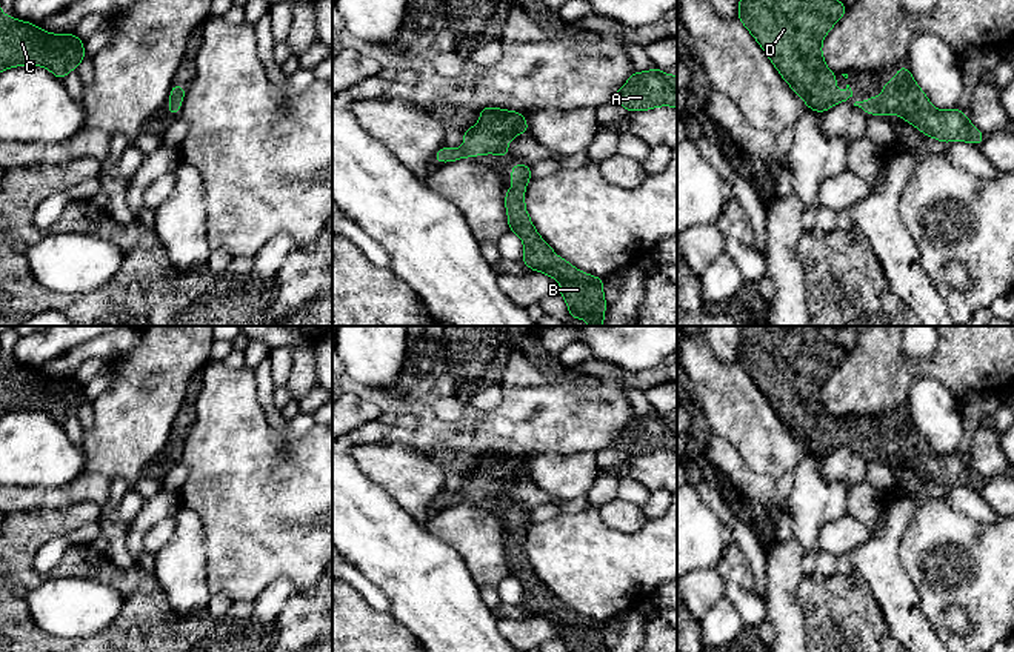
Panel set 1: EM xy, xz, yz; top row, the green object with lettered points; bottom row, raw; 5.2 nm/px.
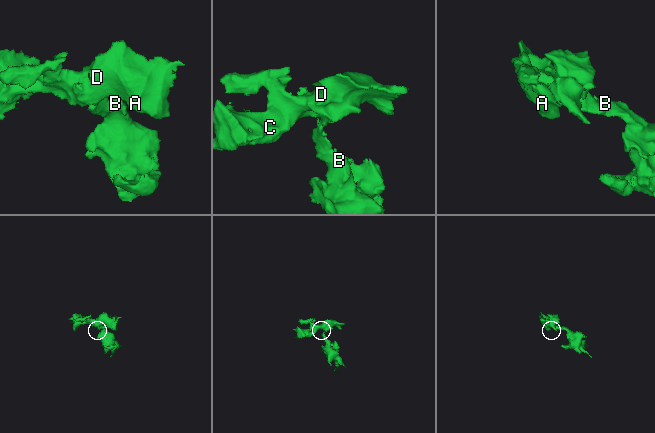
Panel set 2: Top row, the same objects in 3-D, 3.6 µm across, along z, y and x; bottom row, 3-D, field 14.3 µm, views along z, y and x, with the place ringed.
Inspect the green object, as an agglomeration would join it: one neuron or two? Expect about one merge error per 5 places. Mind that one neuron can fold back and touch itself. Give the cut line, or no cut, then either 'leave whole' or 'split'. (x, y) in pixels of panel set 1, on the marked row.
no cut | leave whole

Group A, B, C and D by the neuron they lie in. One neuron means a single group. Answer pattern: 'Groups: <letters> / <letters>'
Groups: A B C D

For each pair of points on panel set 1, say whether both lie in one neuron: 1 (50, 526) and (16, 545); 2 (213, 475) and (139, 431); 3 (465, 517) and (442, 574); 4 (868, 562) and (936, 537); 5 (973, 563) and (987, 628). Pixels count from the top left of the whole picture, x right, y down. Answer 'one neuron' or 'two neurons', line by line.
1: one neuron
2: two neurons
3: two neurons
4: two neurons
5: one neuron

